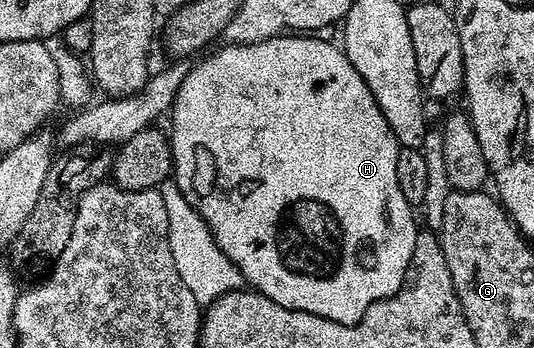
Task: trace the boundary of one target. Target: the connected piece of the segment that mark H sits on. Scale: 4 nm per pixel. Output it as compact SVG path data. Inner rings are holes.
M281 35L271 41L257 41L254 45L238 43L232 49L222 50L213 61L205 63L204 70L193 81L179 88L170 118L180 129L204 129L196 145L200 158L196 161L192 185L200 197L216 193L216 210L212 213L211 225L214 237L220 240L222 248L228 249L229 255L233 257L231 260L243 270L246 277L248 272L249 279L257 285L253 286L263 296L287 309L306 311L351 325L363 319L371 304L400 292L407 267L418 252L418 228L416 217L412 214L413 206L398 187L398 155L402 146L396 140L396 134L392 132L376 97L368 90L364 76L354 68L347 52L339 44L331 45L316 37L319 36Z

